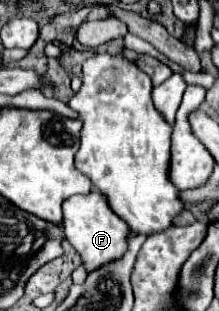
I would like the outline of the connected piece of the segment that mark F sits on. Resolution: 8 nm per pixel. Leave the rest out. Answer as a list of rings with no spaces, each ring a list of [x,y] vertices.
[[[92,190],[88,196],[74,196],[64,202],[64,236],[66,240],[76,248],[76,252],[82,256],[82,266],[86,272],[94,272],[102,268],[104,264],[116,262],[126,254],[130,228],[122,218],[118,218],[110,206],[106,206],[106,200],[102,200],[102,194],[96,194]]]

